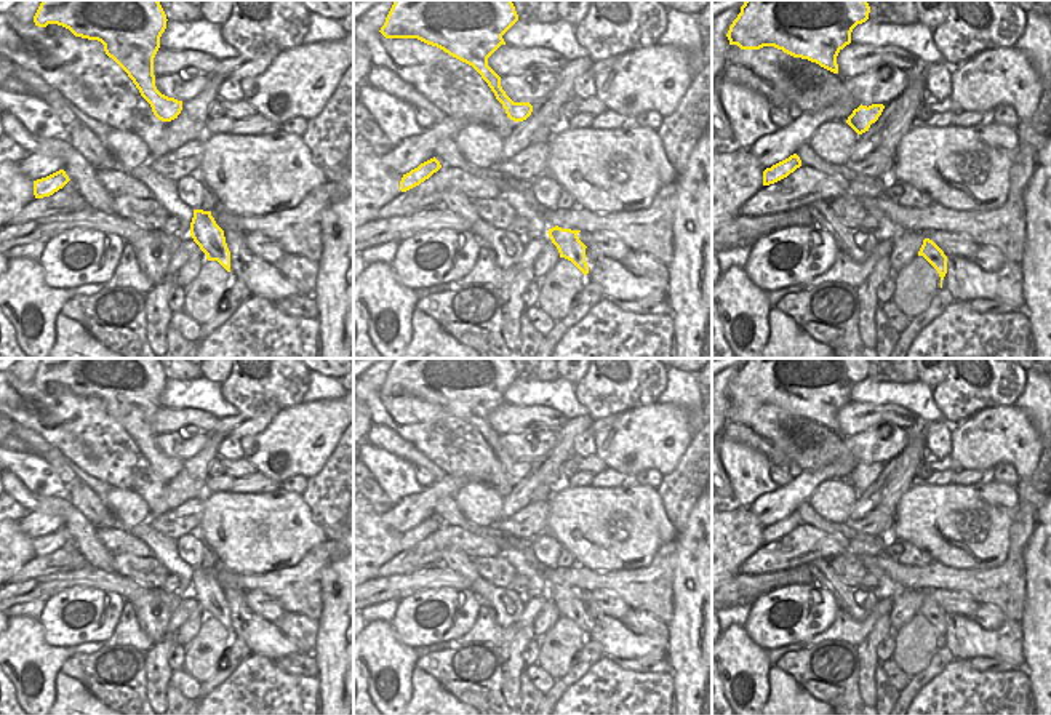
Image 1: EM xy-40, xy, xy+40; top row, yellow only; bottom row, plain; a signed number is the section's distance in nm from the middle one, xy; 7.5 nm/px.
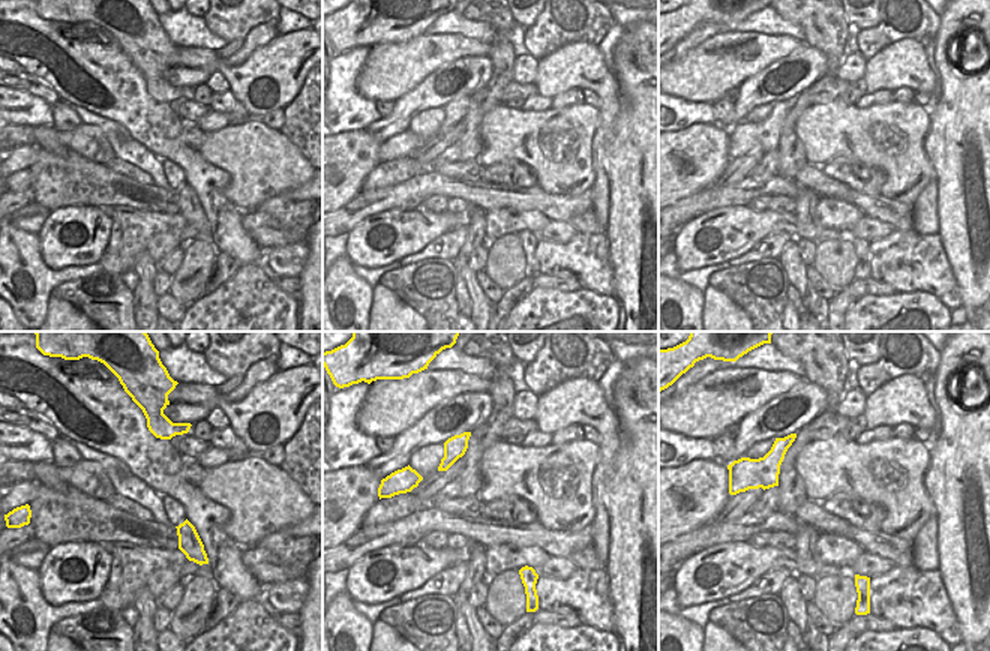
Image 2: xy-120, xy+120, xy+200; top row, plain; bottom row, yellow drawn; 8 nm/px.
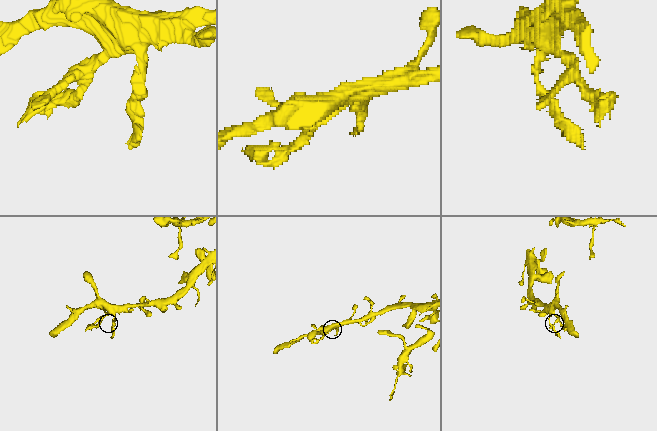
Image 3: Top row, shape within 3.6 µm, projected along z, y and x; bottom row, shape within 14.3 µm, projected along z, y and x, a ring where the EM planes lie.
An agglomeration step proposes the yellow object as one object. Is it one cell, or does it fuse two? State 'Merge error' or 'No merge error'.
Merge error

